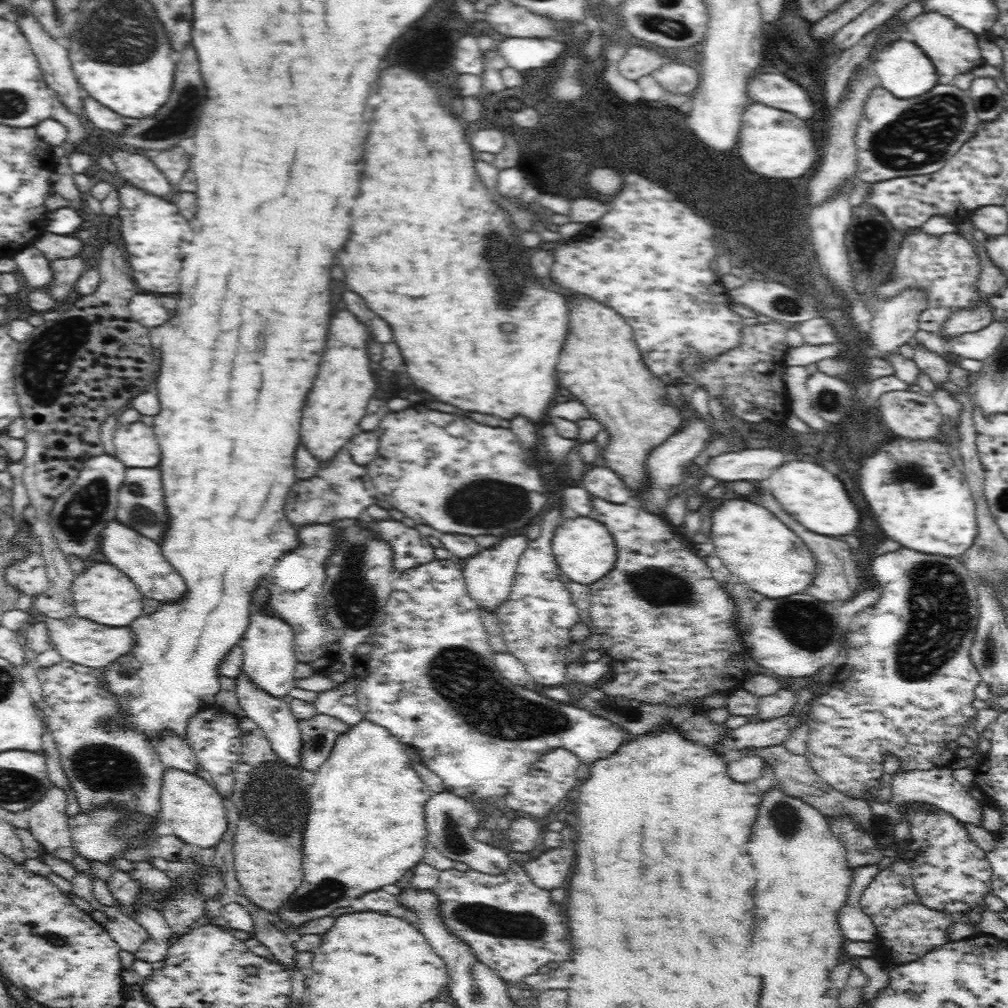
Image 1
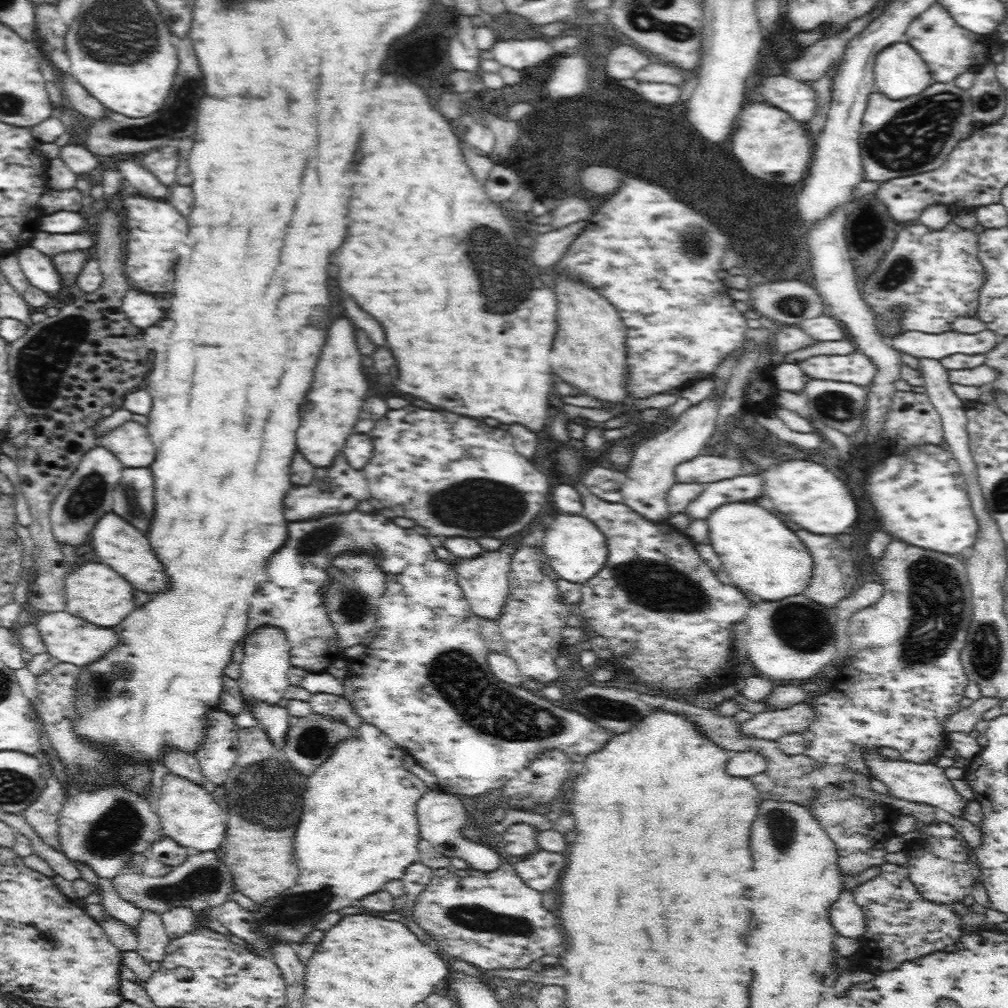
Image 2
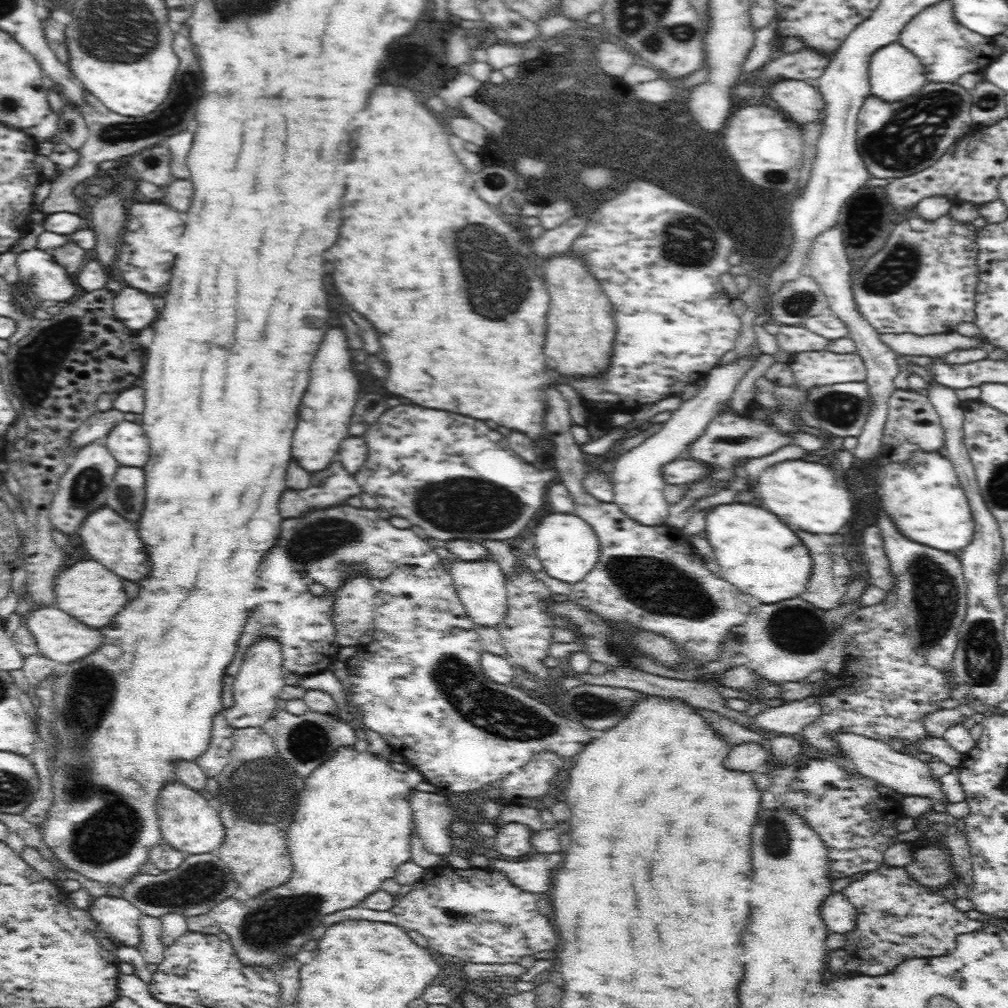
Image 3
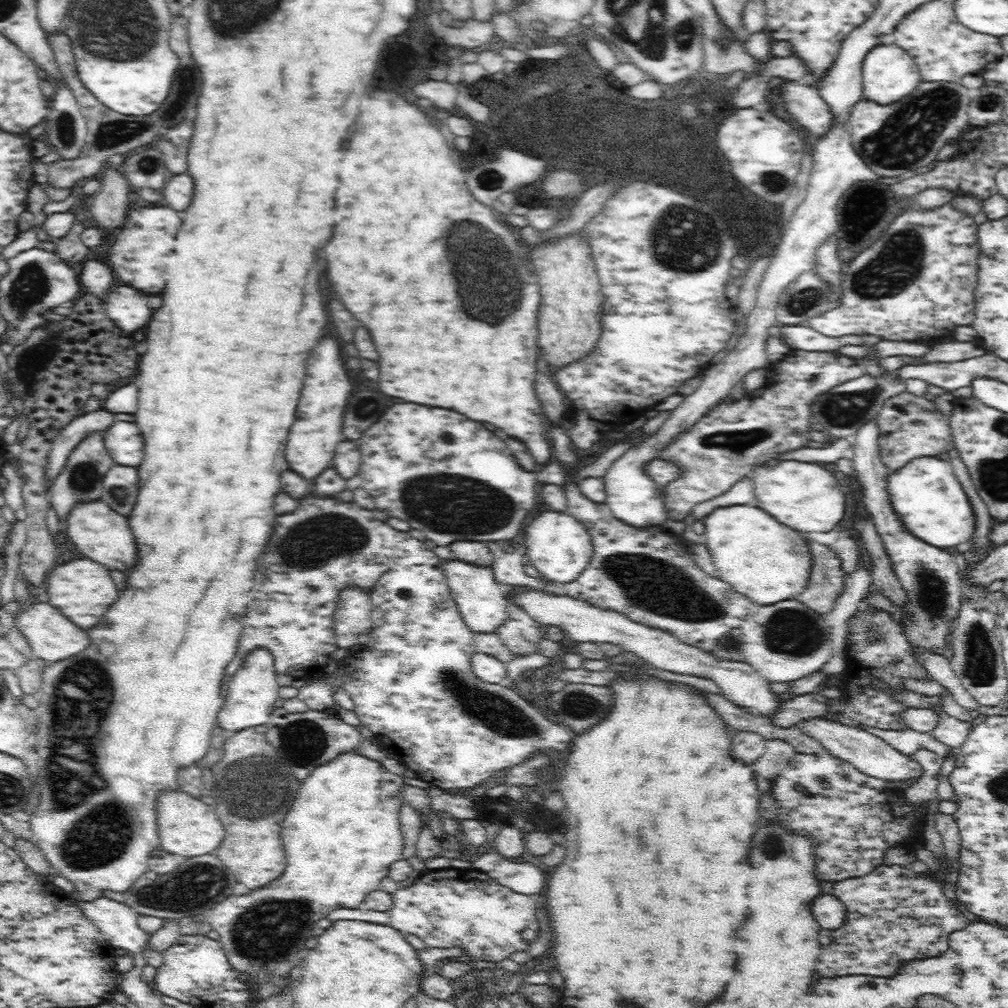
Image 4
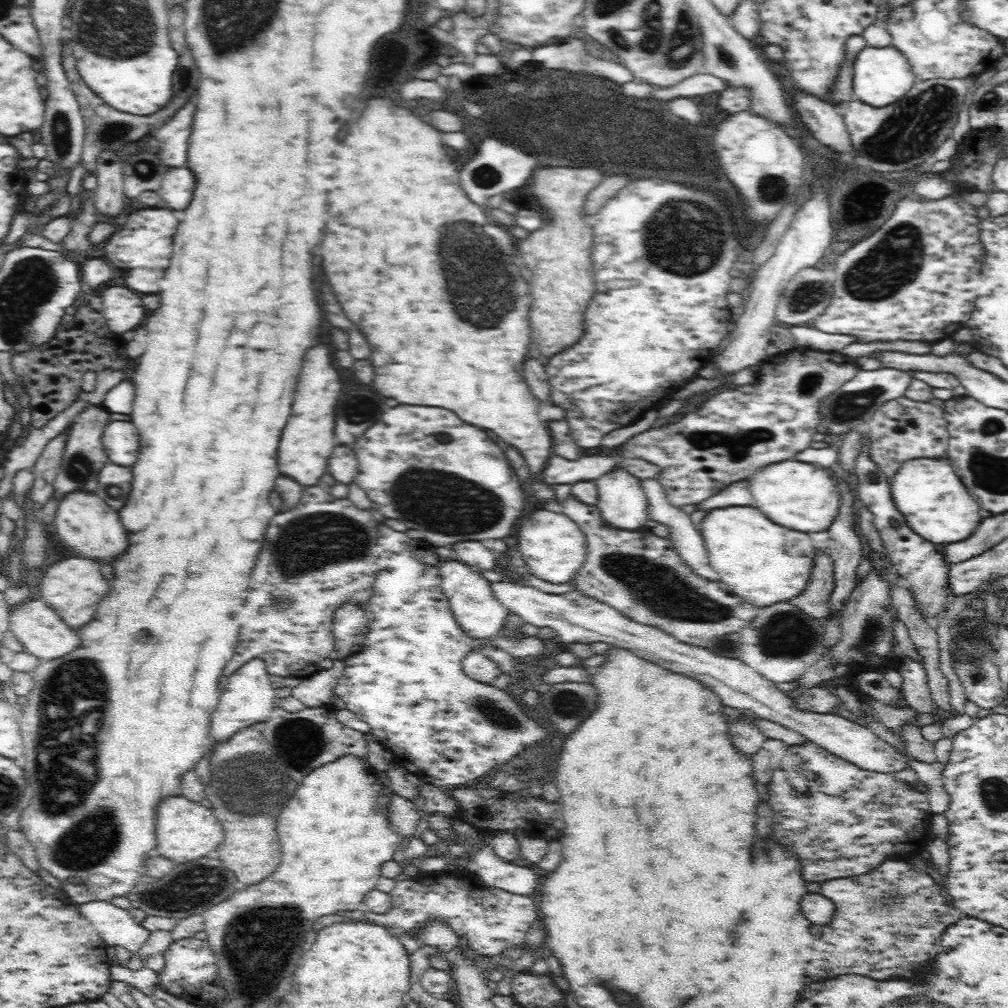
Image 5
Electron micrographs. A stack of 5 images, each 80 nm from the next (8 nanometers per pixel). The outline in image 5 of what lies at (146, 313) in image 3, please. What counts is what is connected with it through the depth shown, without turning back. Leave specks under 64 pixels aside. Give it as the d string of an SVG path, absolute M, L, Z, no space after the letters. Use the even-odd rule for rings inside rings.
M108 288L102 292L102 312L108 328L117 334L135 331L144 324L146 310L138 294L128 288Z

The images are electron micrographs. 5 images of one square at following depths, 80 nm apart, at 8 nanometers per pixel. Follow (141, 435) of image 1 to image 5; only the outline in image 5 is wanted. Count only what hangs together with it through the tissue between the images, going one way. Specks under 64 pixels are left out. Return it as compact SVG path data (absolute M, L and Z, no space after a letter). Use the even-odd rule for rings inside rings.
M112 421L104 429L102 444L109 460L120 466L132 466L140 450L140 438L132 421Z

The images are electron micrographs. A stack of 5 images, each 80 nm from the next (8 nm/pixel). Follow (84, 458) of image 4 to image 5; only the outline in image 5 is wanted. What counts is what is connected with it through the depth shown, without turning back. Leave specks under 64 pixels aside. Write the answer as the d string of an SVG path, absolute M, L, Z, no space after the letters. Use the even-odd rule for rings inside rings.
M96 405L88 406L86 410L76 414L76 418L68 426L63 459L53 484L52 497L63 499L68 493L75 493L76 491L98 493L101 468L105 464L111 463L101 439L105 426L108 424L108 418L110 418L110 412L106 412L106 408L104 410L96 408Z

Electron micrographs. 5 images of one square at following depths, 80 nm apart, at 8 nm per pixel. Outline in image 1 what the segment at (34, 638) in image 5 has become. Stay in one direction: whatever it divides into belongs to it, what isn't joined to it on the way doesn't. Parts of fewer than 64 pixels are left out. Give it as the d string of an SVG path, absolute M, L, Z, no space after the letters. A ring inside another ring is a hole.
M81 617L50 619L47 624L48 637L56 652L62 655L66 661L90 667L104 668L104 666L116 664L117 660L131 653L135 645L135 633L132 633L131 625L128 627L112 627L97 624Z

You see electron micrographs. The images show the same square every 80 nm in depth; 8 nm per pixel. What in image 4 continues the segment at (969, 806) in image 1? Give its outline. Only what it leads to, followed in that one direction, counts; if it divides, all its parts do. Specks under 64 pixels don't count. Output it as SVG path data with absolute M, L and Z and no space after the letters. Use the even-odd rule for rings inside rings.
M822 717L804 719L798 723L797 727L812 737L814 741L821 742L833 756L849 762L861 773L868 774L869 777L884 779L886 782L905 782L910 787L913 783L917 783L924 772L922 765L912 759L910 755L902 754L882 738L878 738L860 727L851 727L838 720Z

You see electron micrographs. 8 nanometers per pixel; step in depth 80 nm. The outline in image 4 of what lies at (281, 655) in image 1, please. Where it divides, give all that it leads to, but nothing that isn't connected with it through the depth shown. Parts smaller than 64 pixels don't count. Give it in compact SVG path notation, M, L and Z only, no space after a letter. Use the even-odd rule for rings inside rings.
M258 646L252 652L248 652L248 656L244 658L240 668L236 674L232 676L232 680L228 684L228 692L225 694L225 703L217 714L216 727L223 732L231 734L252 727L262 729L272 717L274 703L280 695L278 694L280 686L277 683L277 675L274 655L269 648Z

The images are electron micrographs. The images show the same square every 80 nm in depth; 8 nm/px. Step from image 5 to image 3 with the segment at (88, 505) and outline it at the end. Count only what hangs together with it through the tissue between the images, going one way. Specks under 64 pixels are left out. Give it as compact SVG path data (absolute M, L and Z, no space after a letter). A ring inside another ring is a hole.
M110 508L92 510L80 526L80 536L92 559L116 575L136 582L144 574L144 550L140 550L140 538L136 538L136 526L124 520L120 514Z

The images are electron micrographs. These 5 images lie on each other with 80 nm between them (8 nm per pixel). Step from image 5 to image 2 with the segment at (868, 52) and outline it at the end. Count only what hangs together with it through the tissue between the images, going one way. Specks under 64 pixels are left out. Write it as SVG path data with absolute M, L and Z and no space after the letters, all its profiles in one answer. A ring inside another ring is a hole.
M906 40L892 43L876 55L873 75L877 93L892 100L916 96L933 80L924 59Z

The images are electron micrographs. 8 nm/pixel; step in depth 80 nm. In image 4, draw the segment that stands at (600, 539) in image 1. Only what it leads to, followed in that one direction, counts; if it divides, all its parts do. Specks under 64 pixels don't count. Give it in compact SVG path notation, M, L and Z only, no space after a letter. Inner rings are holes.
M548 509L548 512L542 512L532 522L528 522L524 532L526 532L526 548L528 548L531 566L548 580L554 580L554 584L565 586L567 583L576 581L580 578L581 572L588 567L589 560L592 559L591 534L568 512Z

